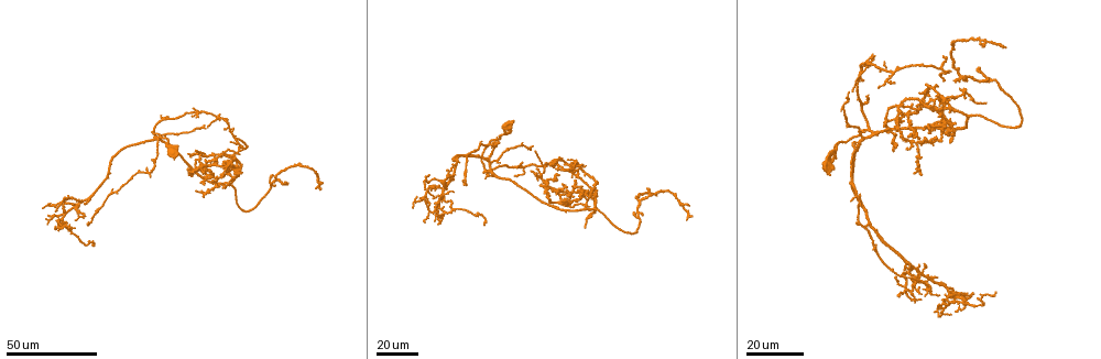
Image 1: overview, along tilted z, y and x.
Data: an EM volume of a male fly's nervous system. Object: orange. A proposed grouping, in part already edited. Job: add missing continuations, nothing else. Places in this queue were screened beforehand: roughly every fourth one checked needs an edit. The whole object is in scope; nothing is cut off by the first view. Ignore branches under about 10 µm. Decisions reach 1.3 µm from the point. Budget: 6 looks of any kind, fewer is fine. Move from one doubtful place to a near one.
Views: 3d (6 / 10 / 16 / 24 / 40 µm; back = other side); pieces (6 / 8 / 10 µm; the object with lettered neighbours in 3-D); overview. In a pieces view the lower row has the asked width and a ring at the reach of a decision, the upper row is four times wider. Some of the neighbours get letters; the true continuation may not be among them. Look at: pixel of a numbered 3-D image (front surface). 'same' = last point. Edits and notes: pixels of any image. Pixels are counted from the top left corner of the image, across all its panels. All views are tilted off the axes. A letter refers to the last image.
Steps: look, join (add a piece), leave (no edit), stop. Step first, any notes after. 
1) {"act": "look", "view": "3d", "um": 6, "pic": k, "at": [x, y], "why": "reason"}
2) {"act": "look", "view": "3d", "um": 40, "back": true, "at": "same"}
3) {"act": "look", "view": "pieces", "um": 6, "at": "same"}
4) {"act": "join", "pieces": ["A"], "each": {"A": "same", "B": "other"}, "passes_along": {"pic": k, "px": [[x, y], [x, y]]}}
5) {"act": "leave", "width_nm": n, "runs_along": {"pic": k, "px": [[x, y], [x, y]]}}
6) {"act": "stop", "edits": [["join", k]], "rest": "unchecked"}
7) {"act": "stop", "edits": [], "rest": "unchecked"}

{"act": "look", "view": "3d", "um": 40, "pic": 1, "at": [324, 184], "why": "an open end"}

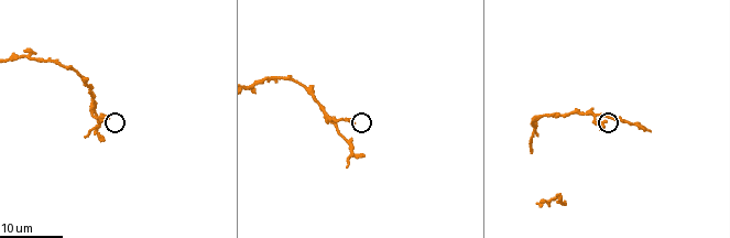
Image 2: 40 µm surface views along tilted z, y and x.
{"act": "look", "view": "pieces", "um": 10, "pic": 2, "at": [110, 117], "why": "what lies round it"}

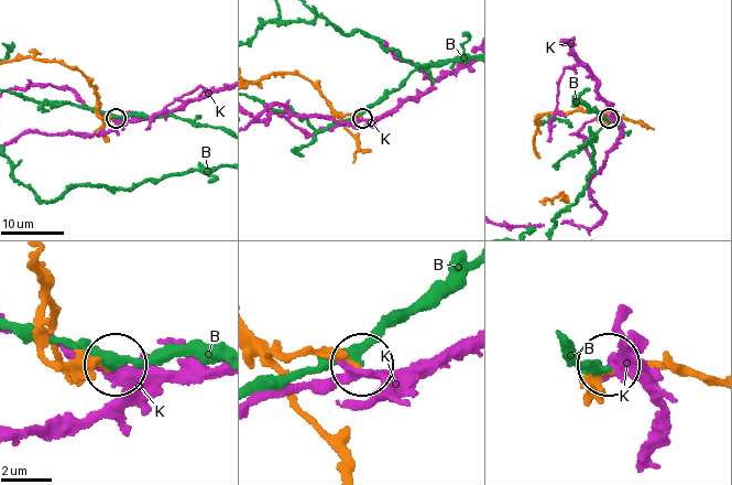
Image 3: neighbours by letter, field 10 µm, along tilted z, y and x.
{"act": "leave", "each": {"B": "other", "K": "other"}, "runs_along": {"pic": 3, "px": [[257, 348], [357, 364]]}, "found": "no lettered piece goes on from it"}

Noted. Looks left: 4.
{"act": "look", "view": "3d", "um": 40, "pic": 1, "at": [894, 145], "why": "free end"}

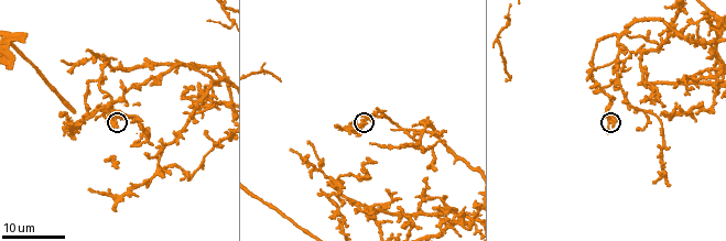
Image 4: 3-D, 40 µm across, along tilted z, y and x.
{"act": "look", "view": "pieces", "um": 10, "pic": 4, "at": [114, 127], "why": "see the neighbours"}

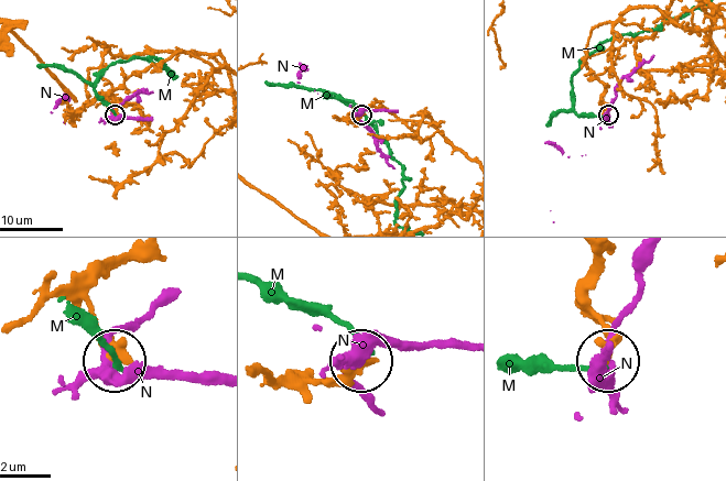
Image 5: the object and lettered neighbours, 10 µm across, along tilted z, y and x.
{"act": "leave", "each": {"M": "other", "N": "other"}, "found": "none of them fits"}

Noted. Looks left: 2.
{"act": "look", "view": "3d", "um": 24, "pic": 4, "at": [406, 133], "why": "an open end"}

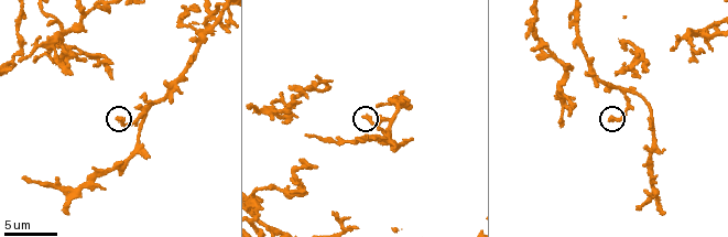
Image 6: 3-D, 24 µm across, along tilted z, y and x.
{"act": "look", "view": "pieces", "um": 8, "pic": 6, "at": [116, 117]}

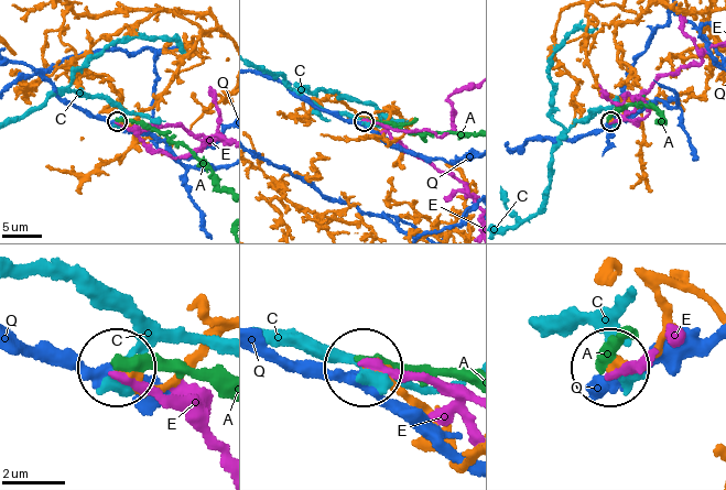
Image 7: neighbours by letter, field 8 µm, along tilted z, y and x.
{"act": "leave", "each": {"A": "other", "C": "other", "E": "other", "Q": "other"}, "found": "none of them fits"}

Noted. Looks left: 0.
{"act": "stop", "edits": [], "rest": "unchecked"}

